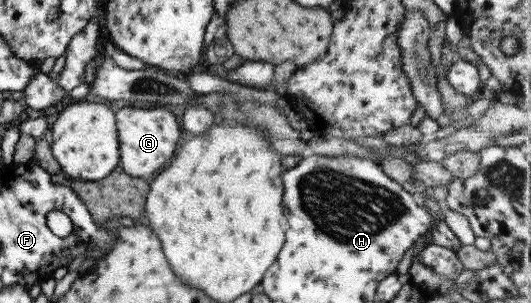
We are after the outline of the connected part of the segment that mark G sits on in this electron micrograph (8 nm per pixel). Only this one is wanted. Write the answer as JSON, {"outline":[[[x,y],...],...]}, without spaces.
{"outline":[[[130,106],[123,107],[114,113],[117,120],[117,138],[119,162],[125,174],[135,178],[150,179],[150,174],[163,168],[165,162],[175,154],[181,129],[175,116],[166,107],[140,110]]]}

